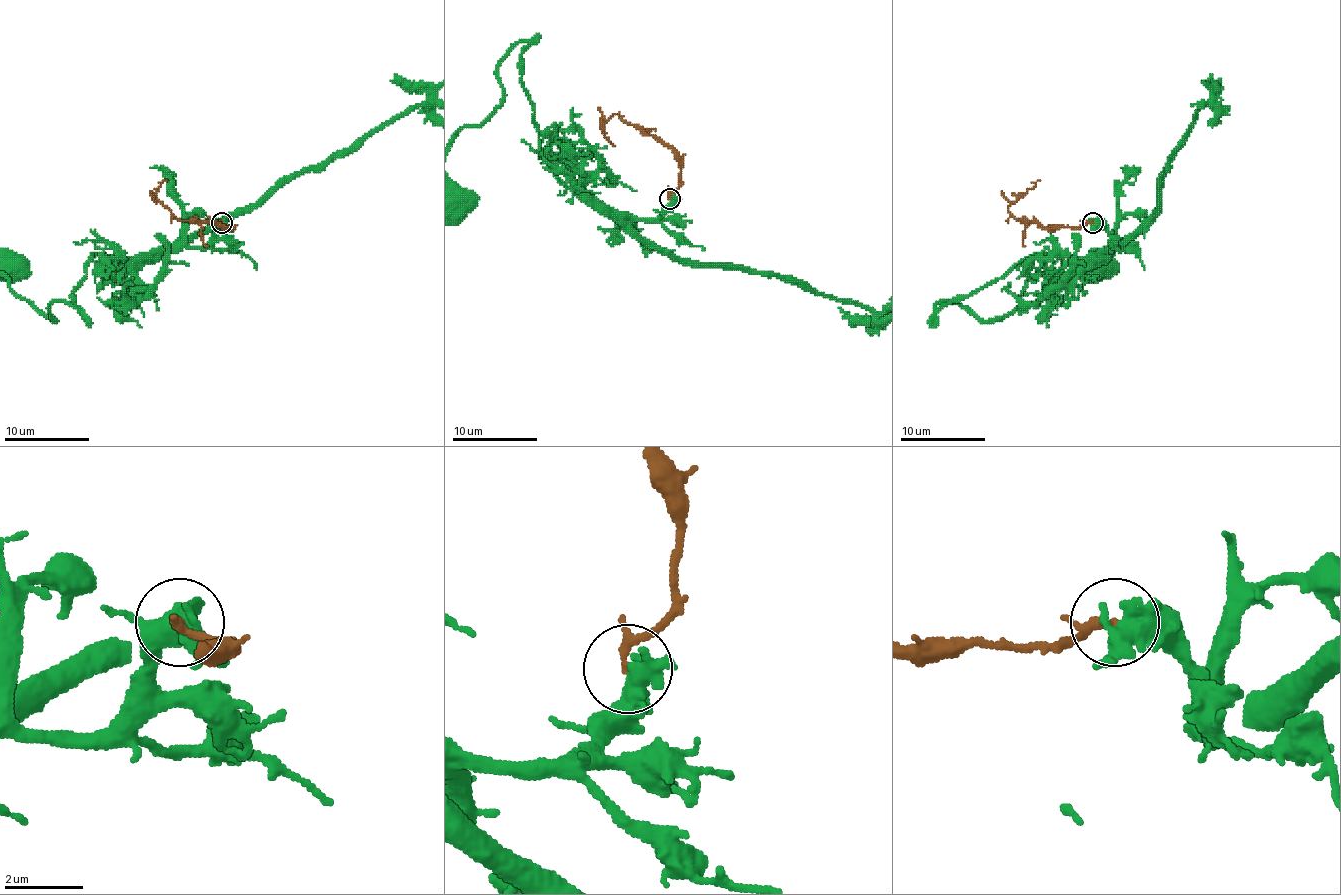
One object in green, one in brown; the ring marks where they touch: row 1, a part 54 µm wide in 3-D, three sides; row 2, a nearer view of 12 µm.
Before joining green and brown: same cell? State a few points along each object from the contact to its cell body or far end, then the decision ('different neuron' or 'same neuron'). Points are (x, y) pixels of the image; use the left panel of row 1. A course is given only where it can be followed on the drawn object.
green via (222, 223), (205, 246), (90, 261), (73, 291), (80, 308), (54, 301), (54, 320) | brown via (222, 223), (233, 227), (175, 218), (156, 197), (156, 189), (167, 180) | different neuron

